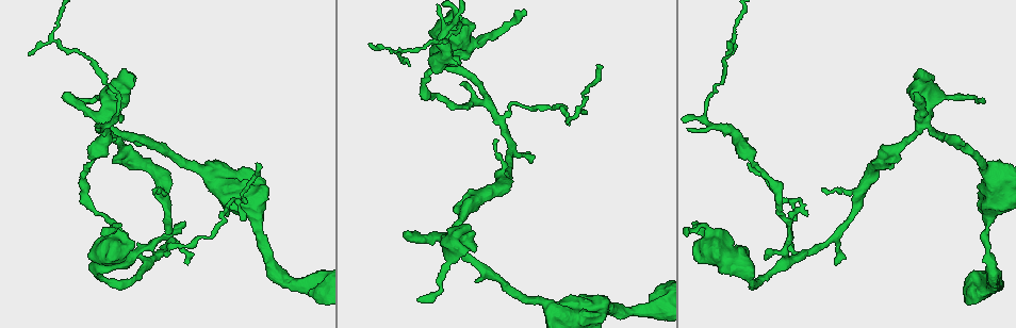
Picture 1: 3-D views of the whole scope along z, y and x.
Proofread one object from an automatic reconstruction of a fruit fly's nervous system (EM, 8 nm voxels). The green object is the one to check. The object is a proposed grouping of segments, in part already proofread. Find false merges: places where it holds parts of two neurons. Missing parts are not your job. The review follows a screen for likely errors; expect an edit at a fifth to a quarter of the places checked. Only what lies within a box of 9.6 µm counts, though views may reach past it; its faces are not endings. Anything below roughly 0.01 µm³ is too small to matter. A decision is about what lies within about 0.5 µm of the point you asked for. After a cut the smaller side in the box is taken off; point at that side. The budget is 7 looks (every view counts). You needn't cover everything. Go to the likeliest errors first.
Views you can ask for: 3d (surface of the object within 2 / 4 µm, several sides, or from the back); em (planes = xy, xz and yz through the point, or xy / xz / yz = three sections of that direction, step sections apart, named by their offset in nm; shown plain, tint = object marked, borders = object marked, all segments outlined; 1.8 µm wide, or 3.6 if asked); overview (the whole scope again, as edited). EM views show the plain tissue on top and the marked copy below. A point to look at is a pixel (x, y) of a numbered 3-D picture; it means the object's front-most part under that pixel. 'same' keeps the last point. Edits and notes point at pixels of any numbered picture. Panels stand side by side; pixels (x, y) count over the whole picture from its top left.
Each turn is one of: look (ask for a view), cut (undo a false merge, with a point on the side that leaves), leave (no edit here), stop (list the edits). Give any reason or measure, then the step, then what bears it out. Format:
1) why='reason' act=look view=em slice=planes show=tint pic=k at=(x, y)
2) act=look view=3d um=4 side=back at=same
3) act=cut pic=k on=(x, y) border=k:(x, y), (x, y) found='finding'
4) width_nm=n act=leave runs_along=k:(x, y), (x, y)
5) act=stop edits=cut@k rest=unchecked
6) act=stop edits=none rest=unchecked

why='branch point' act=look view=3d um=4 pic=1 at=(162, 192)

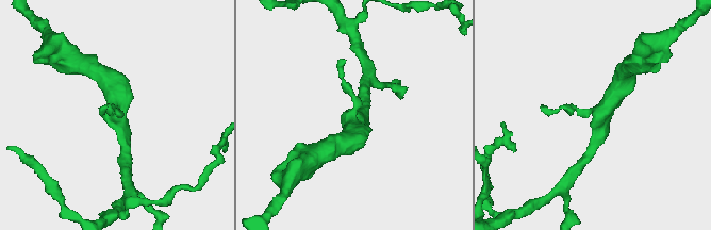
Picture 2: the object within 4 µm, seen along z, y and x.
why='shape alone is not enough' act=look view=em slice=planes show=tint pic=2 at=(354, 125)

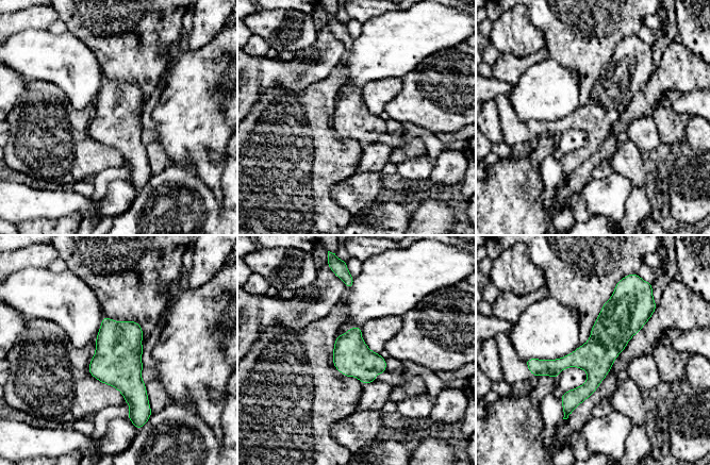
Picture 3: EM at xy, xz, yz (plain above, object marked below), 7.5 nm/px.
act=leave runs_along=3:(646, 317), (590, 356), (532, 366) found='continuous, no second neuron'

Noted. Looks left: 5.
why='thick turns thin' act=look view=em slice=planes show=tint pic=1 at=(721, 126)

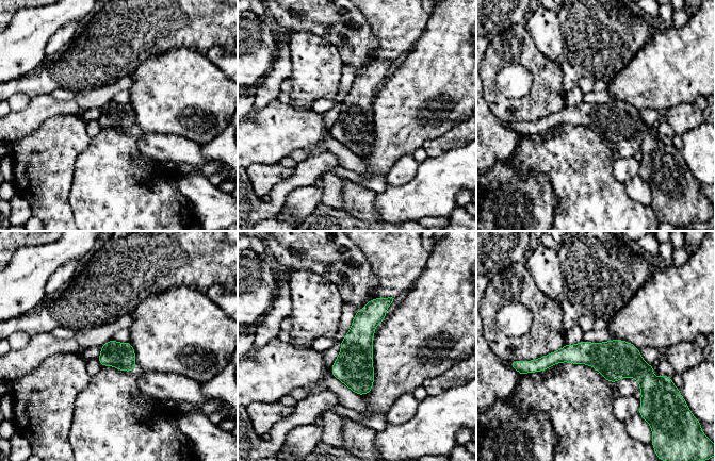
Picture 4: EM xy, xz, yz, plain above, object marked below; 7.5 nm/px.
act=leave found='all the same neuron'

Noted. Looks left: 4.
why='a fork' act=look view=em slice=planes show=borders pic=1 at=(928, 129)

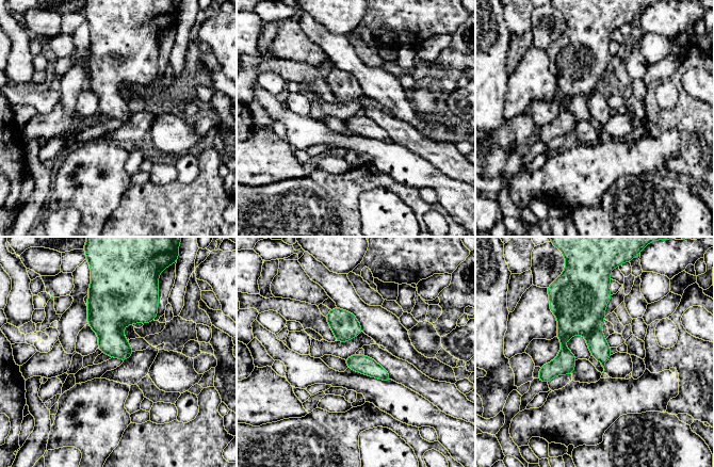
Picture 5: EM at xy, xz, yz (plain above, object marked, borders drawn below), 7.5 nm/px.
act=leave found='all the same neuron'

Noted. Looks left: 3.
act=stop edits=none rest=unchecked

